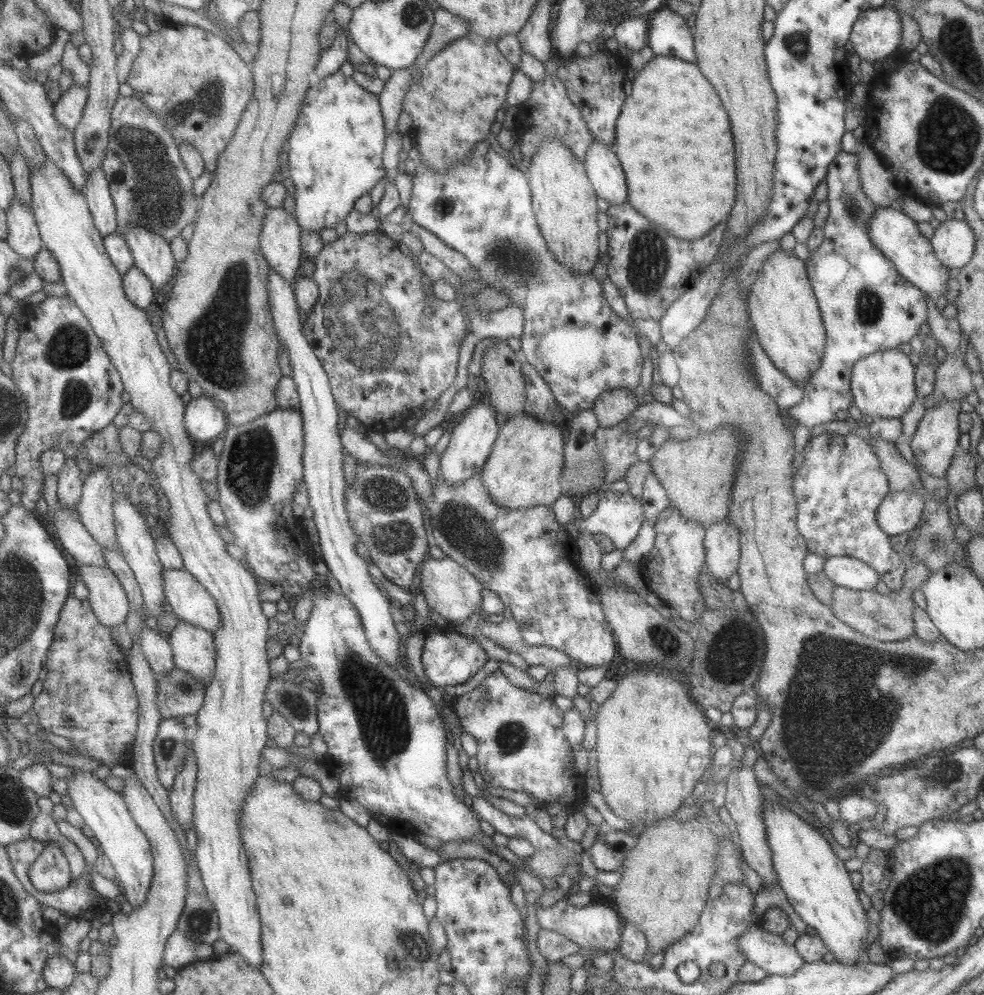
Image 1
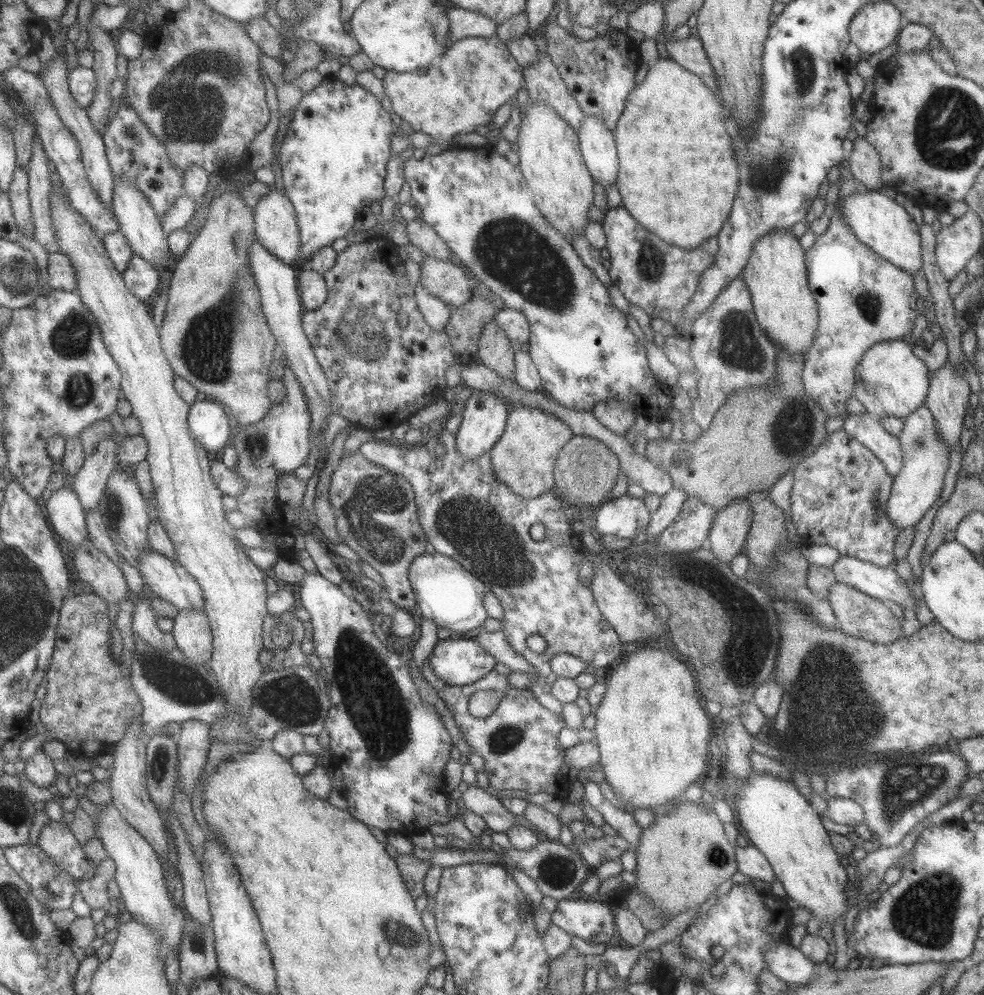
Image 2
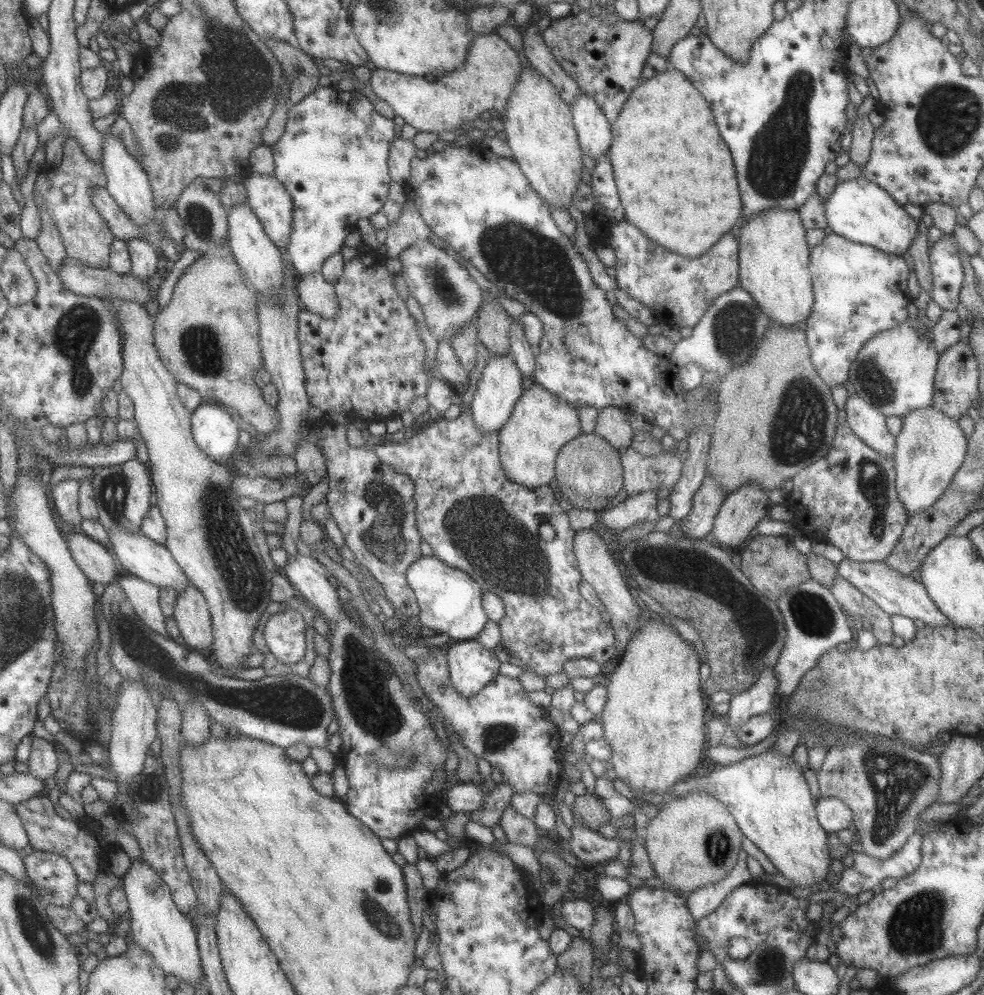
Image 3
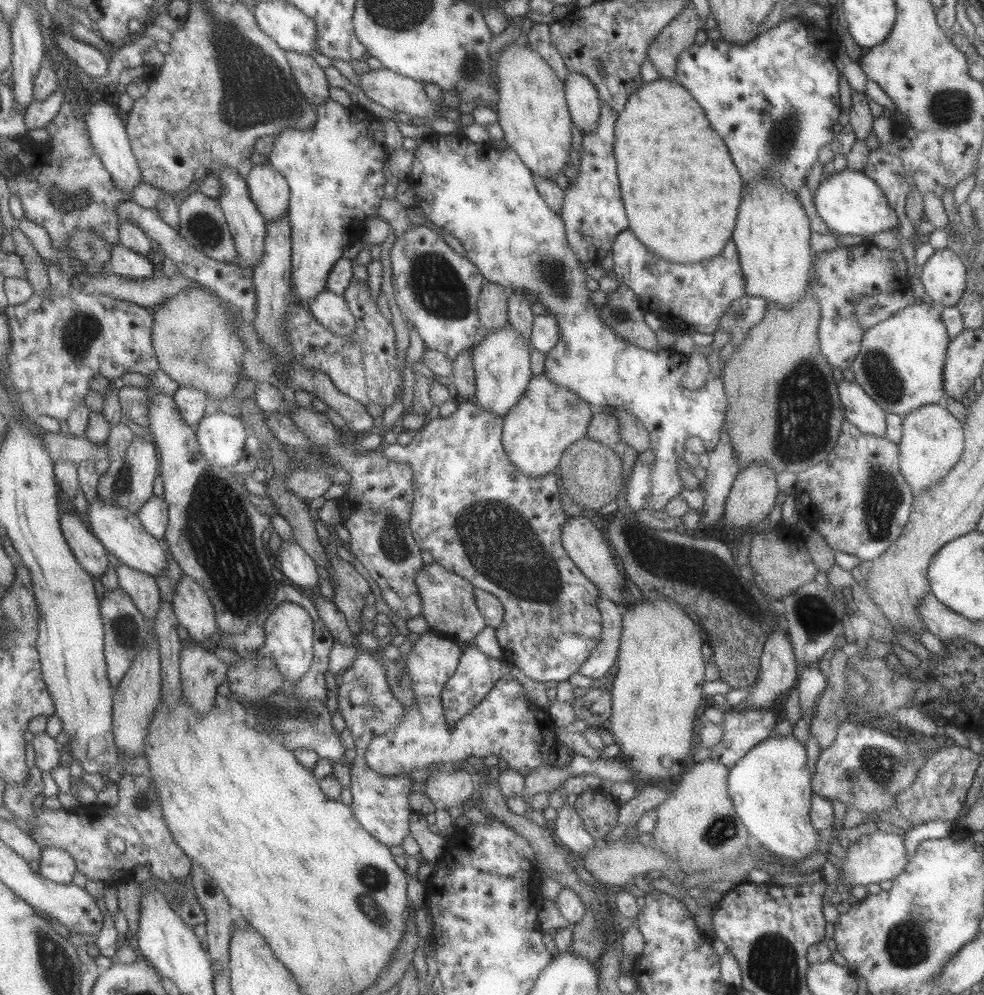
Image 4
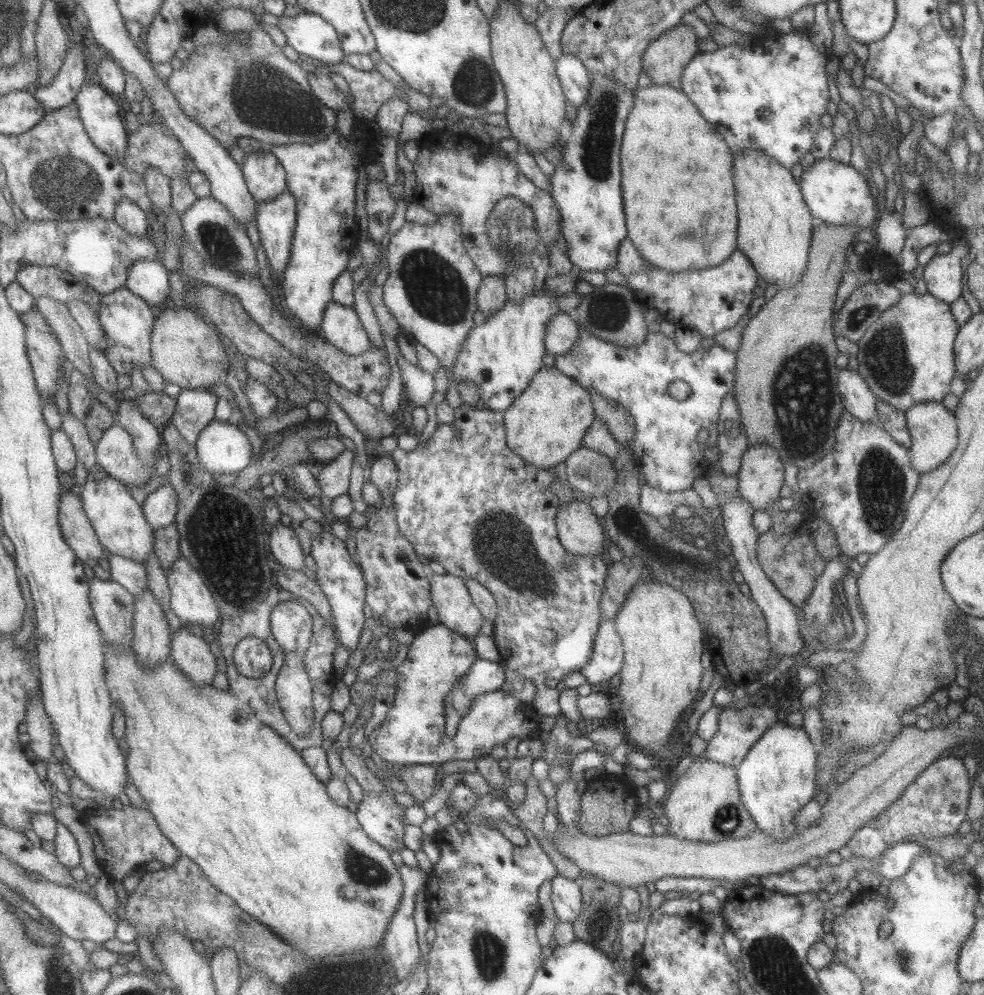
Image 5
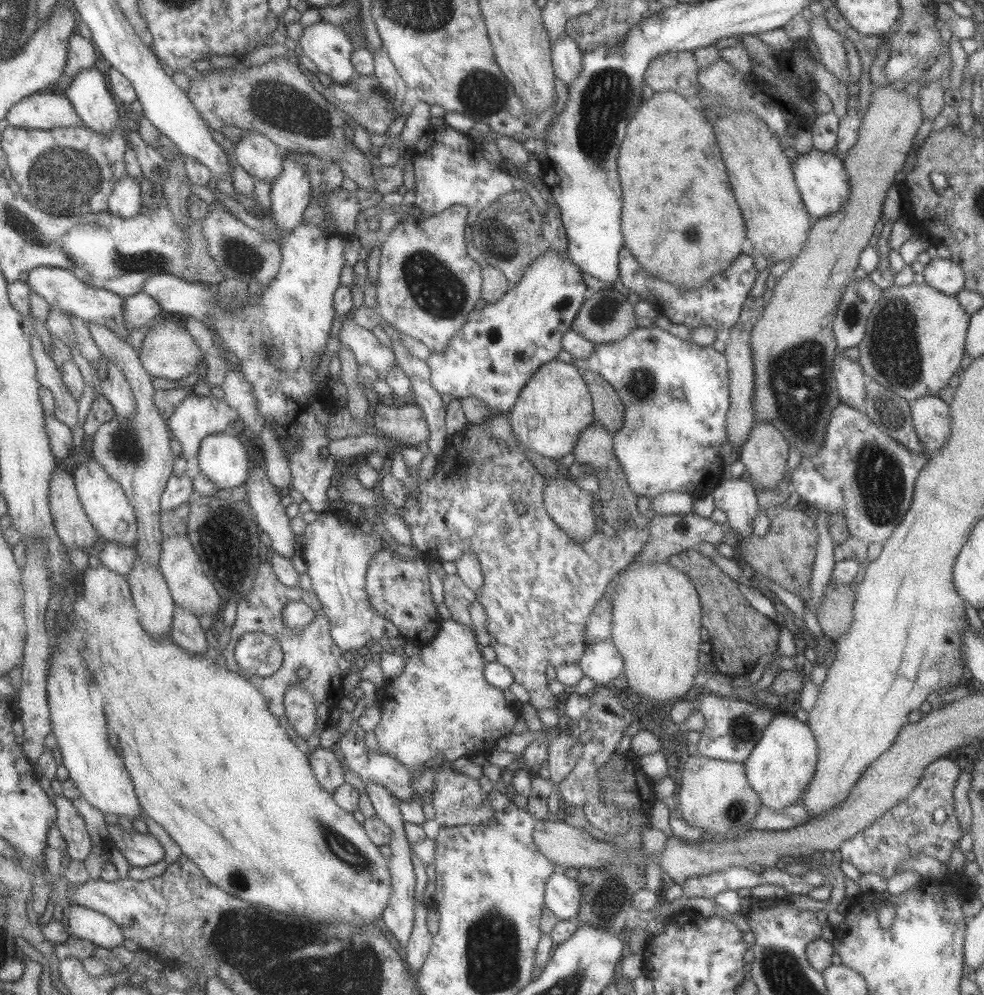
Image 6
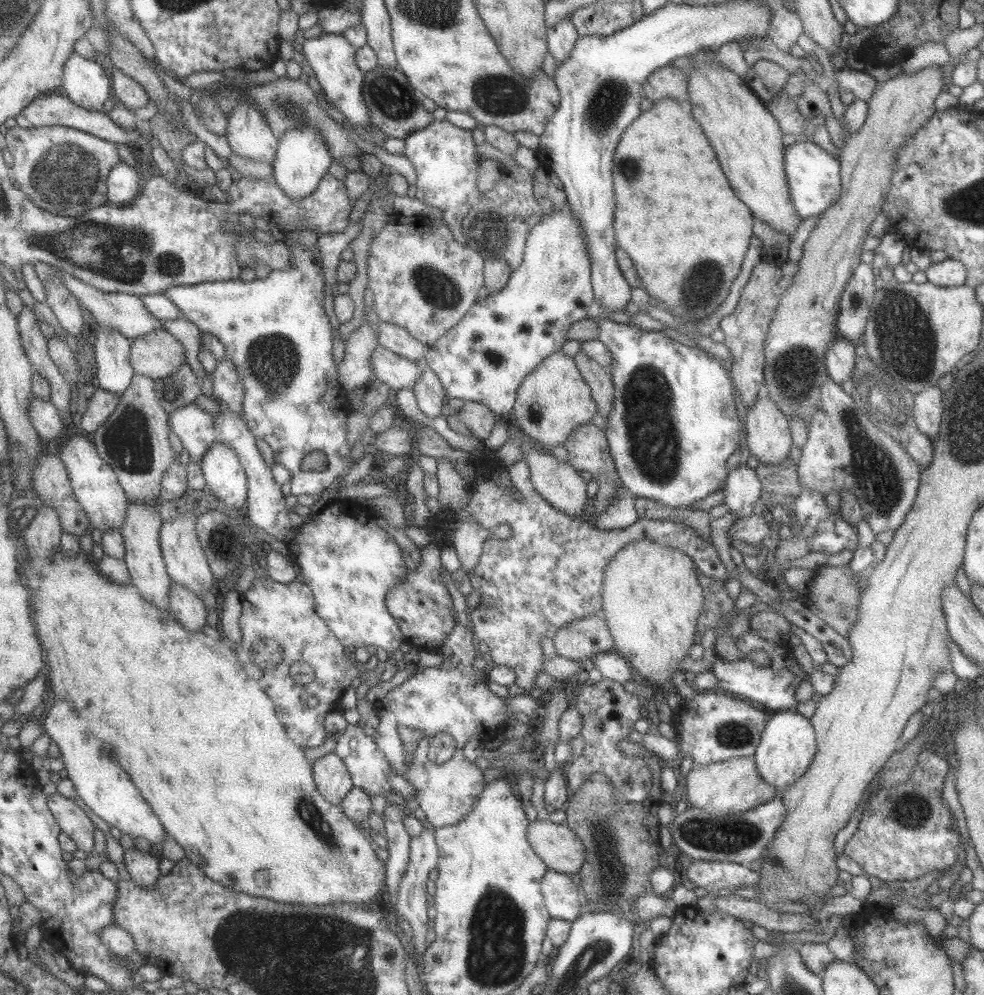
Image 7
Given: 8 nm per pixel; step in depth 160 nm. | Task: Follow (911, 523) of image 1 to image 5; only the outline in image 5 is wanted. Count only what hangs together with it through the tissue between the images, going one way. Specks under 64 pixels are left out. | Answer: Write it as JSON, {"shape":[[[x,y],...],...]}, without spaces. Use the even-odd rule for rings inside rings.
{"shape":[[[928,401],[911,406],[904,412],[904,417],[911,439],[911,444],[907,448],[911,469],[920,476],[931,473],[931,470],[943,464],[957,447],[958,430],[954,414],[941,403]]]}

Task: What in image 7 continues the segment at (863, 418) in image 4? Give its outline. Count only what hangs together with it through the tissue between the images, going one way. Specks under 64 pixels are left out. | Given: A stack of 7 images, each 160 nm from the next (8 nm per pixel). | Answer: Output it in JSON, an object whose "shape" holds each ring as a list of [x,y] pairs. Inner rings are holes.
{"shape":[[[835,336],[825,351],[825,370],[830,380],[839,386],[851,376],[855,360],[854,348],[855,344]]]}

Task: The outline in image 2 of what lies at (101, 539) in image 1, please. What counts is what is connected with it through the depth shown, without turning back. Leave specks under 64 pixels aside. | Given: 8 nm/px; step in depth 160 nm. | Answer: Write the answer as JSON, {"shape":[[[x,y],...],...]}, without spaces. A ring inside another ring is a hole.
{"shape":[[[106,438],[95,454],[87,457],[85,465],[74,479],[74,489],[79,495],[87,512],[95,508],[100,510],[102,498],[116,470],[118,462],[117,442]]]}

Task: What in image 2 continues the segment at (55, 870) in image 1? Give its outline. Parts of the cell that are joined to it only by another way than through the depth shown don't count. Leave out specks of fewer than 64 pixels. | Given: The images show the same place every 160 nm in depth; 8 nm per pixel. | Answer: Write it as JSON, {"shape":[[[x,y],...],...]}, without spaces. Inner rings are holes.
{"shape":[[[49,820],[40,832],[38,846],[47,852],[57,867],[78,882],[92,880],[96,874],[96,864],[85,856],[85,846],[75,838],[69,825],[63,820]]]}

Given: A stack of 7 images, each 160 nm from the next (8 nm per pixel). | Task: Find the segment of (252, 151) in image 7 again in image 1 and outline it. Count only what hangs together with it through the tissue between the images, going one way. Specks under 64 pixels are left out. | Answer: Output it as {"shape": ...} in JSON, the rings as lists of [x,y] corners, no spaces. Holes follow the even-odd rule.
{"shape":[[[282,206],[268,207],[259,235],[260,249],[268,267],[291,282],[302,266],[300,226]]]}

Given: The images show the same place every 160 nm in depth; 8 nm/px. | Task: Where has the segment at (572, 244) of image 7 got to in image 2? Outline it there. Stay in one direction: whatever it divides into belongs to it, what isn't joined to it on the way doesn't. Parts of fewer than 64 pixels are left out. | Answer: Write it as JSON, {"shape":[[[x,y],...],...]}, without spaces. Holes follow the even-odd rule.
{"shape":[[[474,392],[473,397],[464,403],[465,409],[462,413],[462,419],[454,434],[456,451],[463,459],[475,459],[483,453],[489,452],[490,448],[499,440],[503,434],[504,426],[510,405],[503,400],[503,397],[497,397],[493,393]]]}

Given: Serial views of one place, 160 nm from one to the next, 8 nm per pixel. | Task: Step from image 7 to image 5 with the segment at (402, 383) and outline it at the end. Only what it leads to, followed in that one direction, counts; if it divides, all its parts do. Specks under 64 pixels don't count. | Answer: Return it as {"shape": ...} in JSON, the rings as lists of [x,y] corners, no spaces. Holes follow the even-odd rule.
{"shape":[[[331,300],[324,306],[322,316],[319,333],[335,349],[351,356],[369,350],[372,344],[352,307]]]}

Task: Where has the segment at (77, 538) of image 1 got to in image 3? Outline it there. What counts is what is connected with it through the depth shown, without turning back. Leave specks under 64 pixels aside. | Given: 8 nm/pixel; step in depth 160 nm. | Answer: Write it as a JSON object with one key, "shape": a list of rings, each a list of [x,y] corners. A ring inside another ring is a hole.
{"shape":[[[63,480],[52,488],[52,499],[58,515],[74,530],[81,530],[84,516],[80,511],[80,488],[82,481]]]}

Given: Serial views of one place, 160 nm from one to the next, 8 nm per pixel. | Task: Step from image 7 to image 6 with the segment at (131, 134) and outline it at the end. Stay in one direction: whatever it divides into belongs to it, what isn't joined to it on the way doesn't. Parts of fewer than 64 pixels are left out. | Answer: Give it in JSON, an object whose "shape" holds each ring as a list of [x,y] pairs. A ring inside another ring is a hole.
{"shape":[[[65,94],[29,95],[9,109],[6,120],[10,126],[46,132],[61,128],[89,128]]]}

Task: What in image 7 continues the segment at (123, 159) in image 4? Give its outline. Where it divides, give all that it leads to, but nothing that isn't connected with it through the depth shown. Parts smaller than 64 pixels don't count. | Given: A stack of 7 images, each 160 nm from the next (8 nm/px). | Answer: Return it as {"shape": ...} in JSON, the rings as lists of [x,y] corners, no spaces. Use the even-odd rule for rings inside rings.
{"shape":[[[75,52],[66,62],[61,88],[75,104],[91,112],[103,112],[105,102],[113,94],[114,82],[99,62]]]}

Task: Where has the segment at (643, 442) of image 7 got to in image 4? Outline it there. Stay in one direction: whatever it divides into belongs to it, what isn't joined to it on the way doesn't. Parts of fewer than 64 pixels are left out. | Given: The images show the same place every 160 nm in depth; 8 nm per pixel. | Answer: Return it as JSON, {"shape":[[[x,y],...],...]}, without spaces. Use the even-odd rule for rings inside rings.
{"shape":[[[433,132],[420,140],[413,151],[413,164],[405,182],[413,189],[414,208],[417,212],[428,224],[441,227],[443,232],[451,234],[461,243],[466,252],[464,257],[476,266],[485,282],[524,292],[532,302],[543,304],[544,314],[550,314],[555,320],[559,338],[557,344],[544,354],[545,368],[542,374],[549,378],[551,383],[575,393],[587,405],[621,407],[643,423],[650,434],[647,458],[650,459],[652,468],[650,496],[642,508],[662,510],[665,503],[677,496],[683,488],[677,470],[683,465],[685,440],[697,436],[708,452],[717,446],[720,439],[727,407],[727,397],[720,376],[727,351],[723,351],[721,355],[719,377],[714,377],[709,370],[705,383],[700,388],[681,388],[679,378],[687,372],[687,355],[675,351],[671,346],[657,346],[651,351],[645,351],[615,336],[607,323],[599,320],[599,315],[596,315],[597,306],[592,303],[590,291],[585,285],[586,275],[581,269],[581,262],[565,240],[562,218],[543,202],[537,192],[534,175],[527,170],[514,150],[507,147],[498,151],[492,145],[467,142],[459,132],[447,135]]]}

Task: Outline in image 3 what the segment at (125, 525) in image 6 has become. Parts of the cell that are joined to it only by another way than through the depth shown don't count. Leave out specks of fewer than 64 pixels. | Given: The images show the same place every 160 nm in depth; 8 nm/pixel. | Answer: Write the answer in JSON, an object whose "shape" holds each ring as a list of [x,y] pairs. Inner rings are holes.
{"shape":[[[122,528],[109,530],[108,534],[109,540],[111,540],[111,544],[113,545],[111,550],[117,554],[122,572],[128,572],[141,580],[150,582],[158,588],[170,588],[177,595],[186,590],[186,587],[189,585],[188,579],[182,567],[178,565],[178,562],[163,543],[153,542],[140,531],[127,532]]]}

